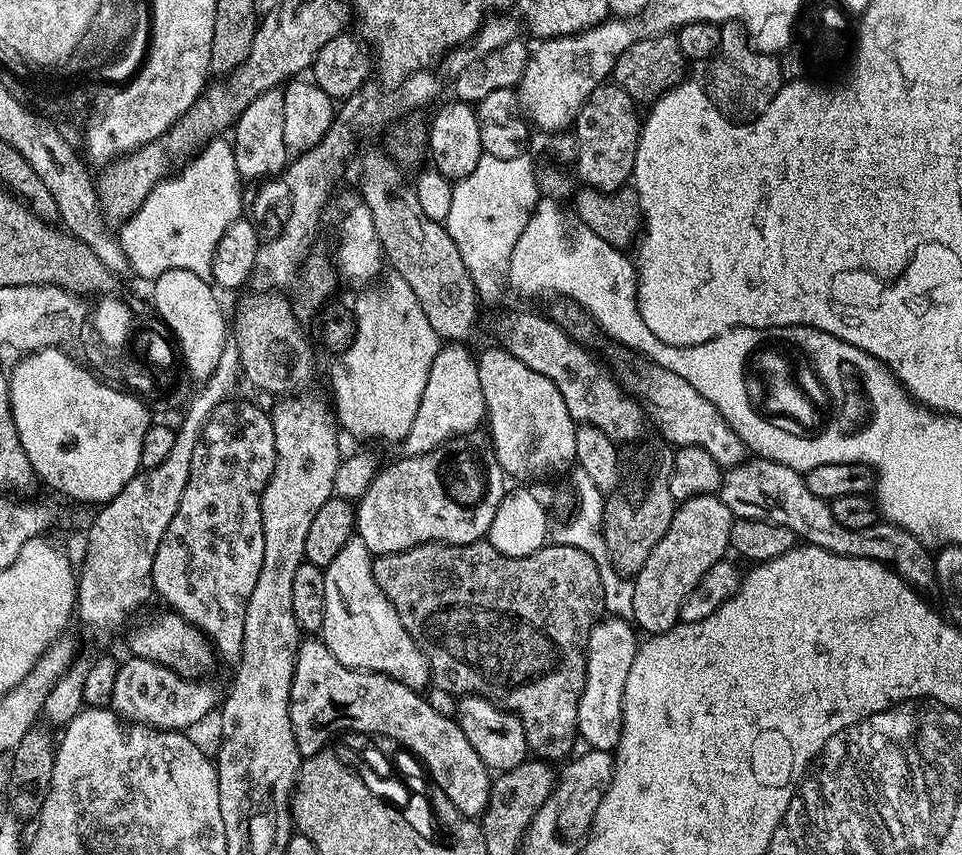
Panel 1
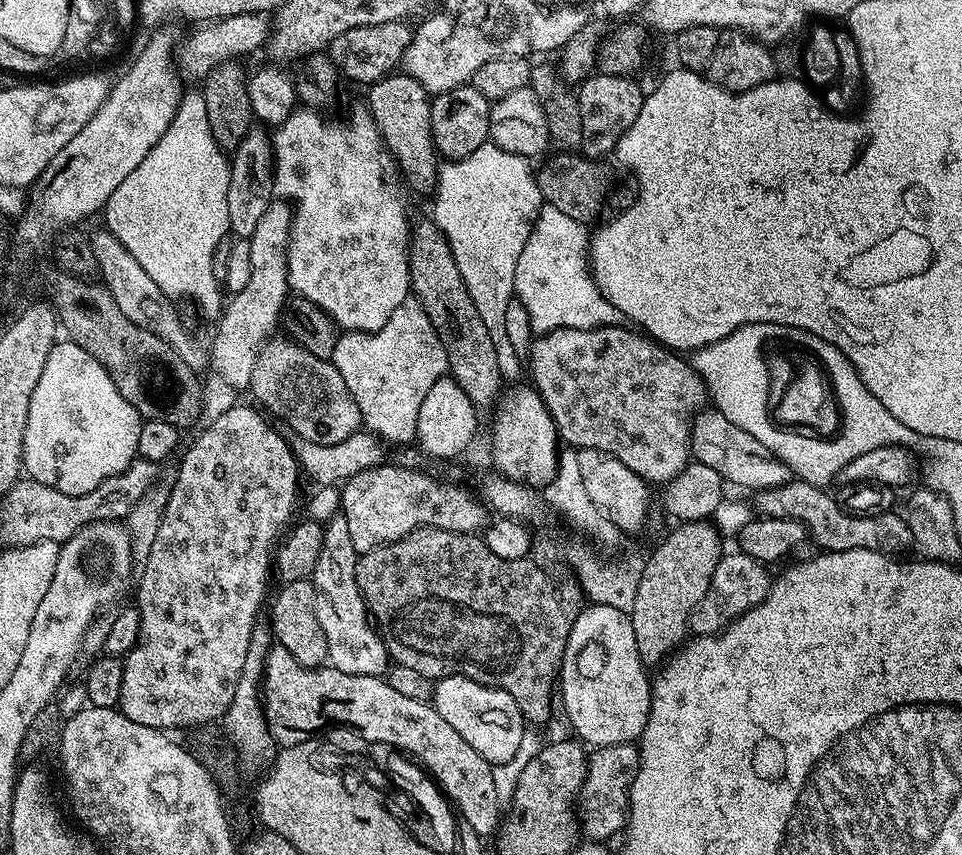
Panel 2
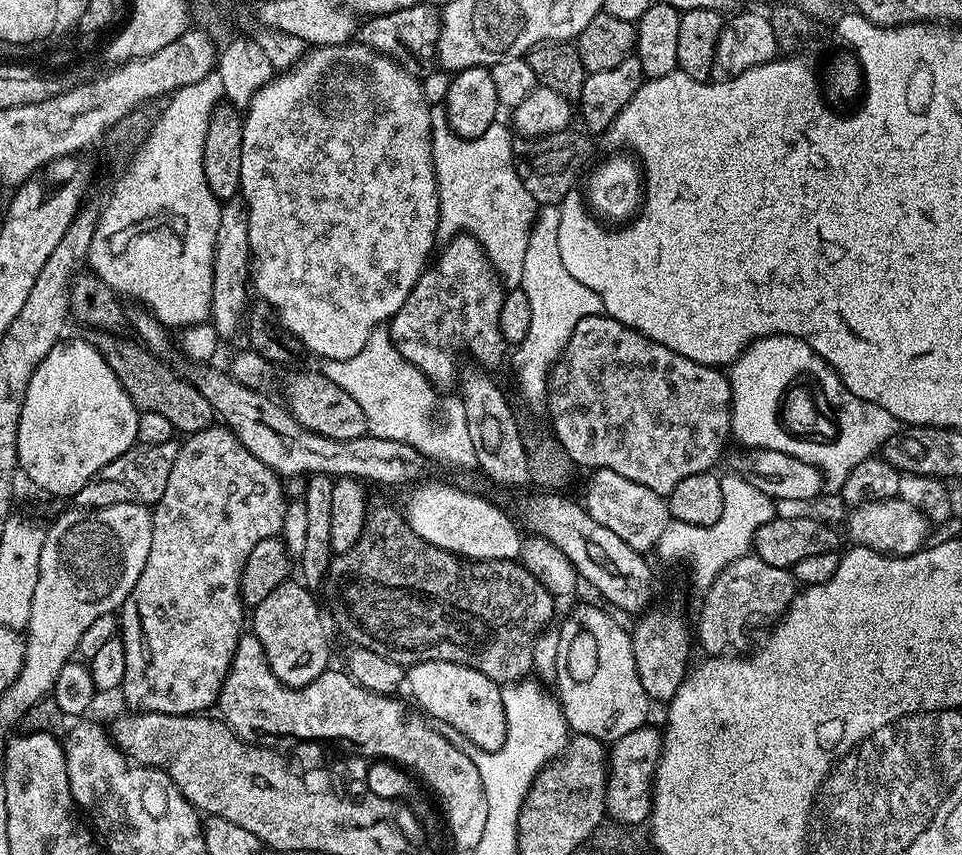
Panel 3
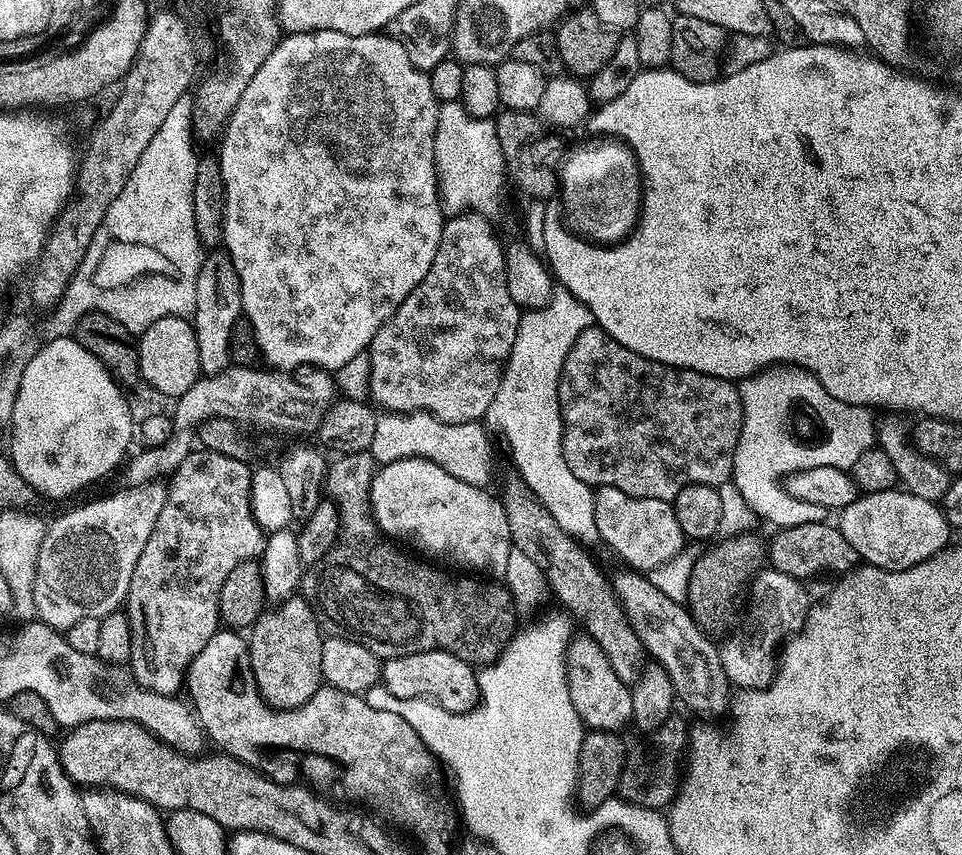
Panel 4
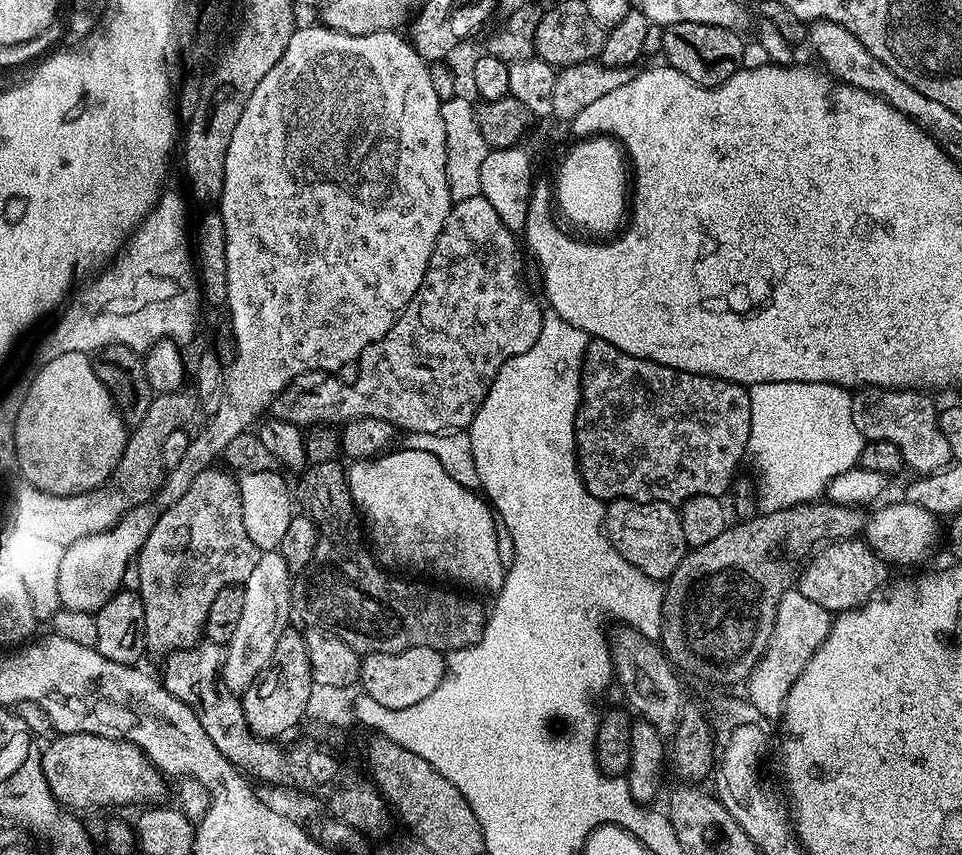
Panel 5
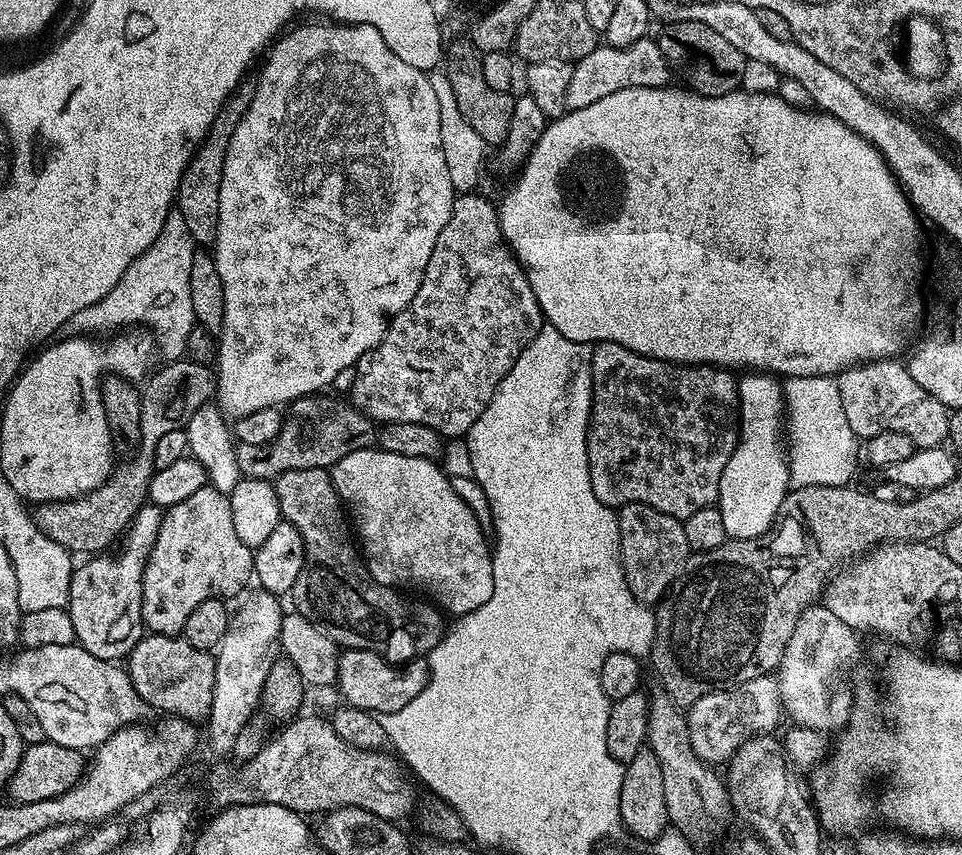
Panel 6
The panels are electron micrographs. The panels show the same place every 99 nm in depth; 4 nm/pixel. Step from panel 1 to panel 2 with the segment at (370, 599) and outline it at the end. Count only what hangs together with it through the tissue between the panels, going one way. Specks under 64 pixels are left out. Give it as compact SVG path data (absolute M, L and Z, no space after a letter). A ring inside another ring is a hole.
M343 515L333 516L323 525L323 530L322 550L310 579L316 588L316 614L318 624L325 631L327 659L331 667L346 674L383 677L390 664L388 645L385 637L374 627L364 595L360 593L356 581L358 554L350 542L350 530L346 530Z

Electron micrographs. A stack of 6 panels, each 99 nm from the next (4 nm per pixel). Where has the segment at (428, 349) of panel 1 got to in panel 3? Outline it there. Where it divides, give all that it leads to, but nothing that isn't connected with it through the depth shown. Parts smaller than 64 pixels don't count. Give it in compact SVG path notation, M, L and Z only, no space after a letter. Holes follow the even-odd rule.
M387 327L377 328L366 342L366 346L362 346L362 350L354 354L354 358L323 361L322 371L330 378L330 382L342 386L342 390L346 390L346 394L350 394L350 398L354 398L354 402L362 406L362 414L366 414L368 432L371 435L388 438L390 442L402 442L406 446L414 446L414 450L421 452L429 461L445 460L448 464L456 464L459 460L469 459L470 447L466 432L459 427L458 429L439 428L436 425L432 411L436 408L437 389L432 381L427 380L422 374L422 370L418 370L410 362L406 362L406 358L402 358L402 354L392 342Z

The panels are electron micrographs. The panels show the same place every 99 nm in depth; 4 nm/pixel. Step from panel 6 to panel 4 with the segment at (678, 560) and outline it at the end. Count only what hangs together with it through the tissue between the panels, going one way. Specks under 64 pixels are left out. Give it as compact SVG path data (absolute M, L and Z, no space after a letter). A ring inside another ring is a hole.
M614 486L596 488L594 495L594 518L600 540L608 543L628 563L625 565L648 574L685 551L686 537L669 501L634 498Z

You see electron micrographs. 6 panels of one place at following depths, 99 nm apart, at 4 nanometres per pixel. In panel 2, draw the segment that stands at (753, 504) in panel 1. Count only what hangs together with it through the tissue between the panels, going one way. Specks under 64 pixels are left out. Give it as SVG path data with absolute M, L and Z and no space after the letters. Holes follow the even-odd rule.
M793 478L777 488L761 488L755 493L754 508L760 516L790 518L804 528L805 533L824 552L842 550L874 550L883 556L903 557L913 551L910 526L903 515L895 511L877 516L851 516L840 506L840 501L824 488L816 488L802 479Z

